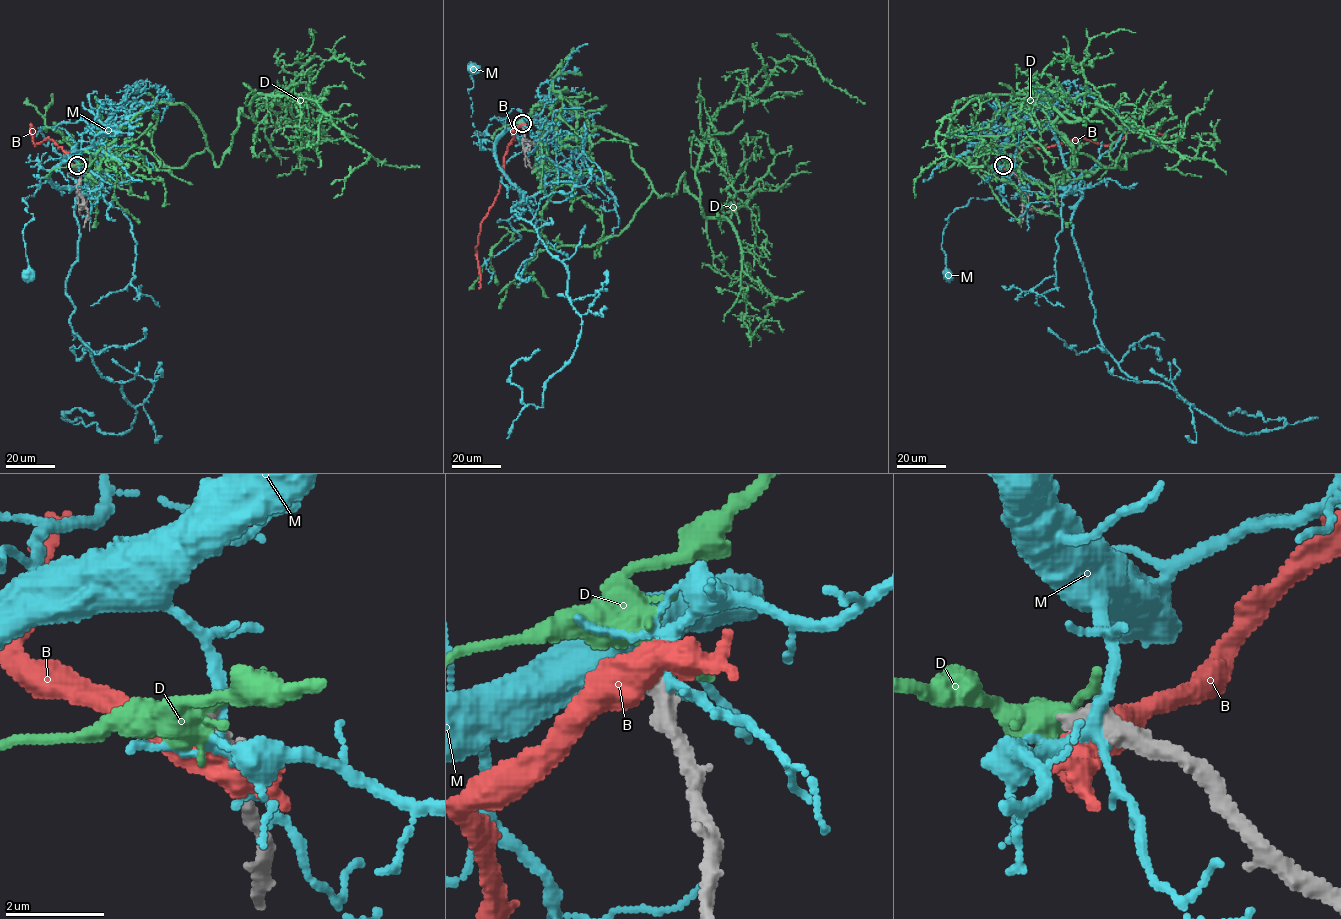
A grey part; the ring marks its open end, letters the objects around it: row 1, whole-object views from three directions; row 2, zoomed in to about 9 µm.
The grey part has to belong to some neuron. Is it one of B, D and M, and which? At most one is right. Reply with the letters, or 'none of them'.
none of them

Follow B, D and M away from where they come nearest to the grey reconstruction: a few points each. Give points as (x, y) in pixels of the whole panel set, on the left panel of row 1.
B: (76, 165), (68, 162), (66, 153), (49, 138), (35, 145), (30, 132), (31, 126), (35, 131), (33, 135)
D: (76, 165), (163, 102), (190, 110), (217, 166), (256, 94), (306, 98), (370, 156), (334, 198)
M: (77, 165), (65, 159), (33, 196), (23, 197), (25, 210), (33, 215), (23, 229), (28, 275)

